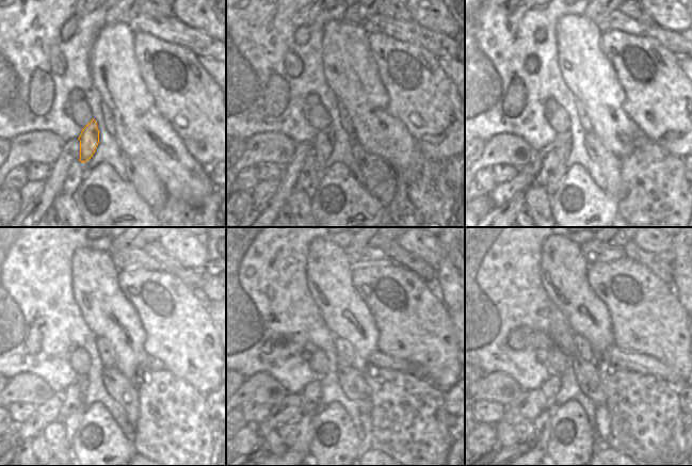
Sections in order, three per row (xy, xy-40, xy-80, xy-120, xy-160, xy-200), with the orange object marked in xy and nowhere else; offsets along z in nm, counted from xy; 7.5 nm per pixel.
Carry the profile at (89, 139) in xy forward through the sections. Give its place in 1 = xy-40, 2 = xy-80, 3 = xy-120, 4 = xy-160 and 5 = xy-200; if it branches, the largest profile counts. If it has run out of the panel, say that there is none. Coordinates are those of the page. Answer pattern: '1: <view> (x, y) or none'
1: xy-40 (323, 144)
2: xy-80 (563, 143)
3: xy-120 (71, 423)
4: xy-160 (302, 444)
5: xy-200 (536, 444)

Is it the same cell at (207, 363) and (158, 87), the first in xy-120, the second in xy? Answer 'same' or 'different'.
same

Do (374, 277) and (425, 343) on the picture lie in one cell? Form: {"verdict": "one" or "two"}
{"verdict": "one"}

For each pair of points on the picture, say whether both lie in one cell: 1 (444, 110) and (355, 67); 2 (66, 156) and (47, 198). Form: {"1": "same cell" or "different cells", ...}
{"1": "different cells", "2": "same cell"}

